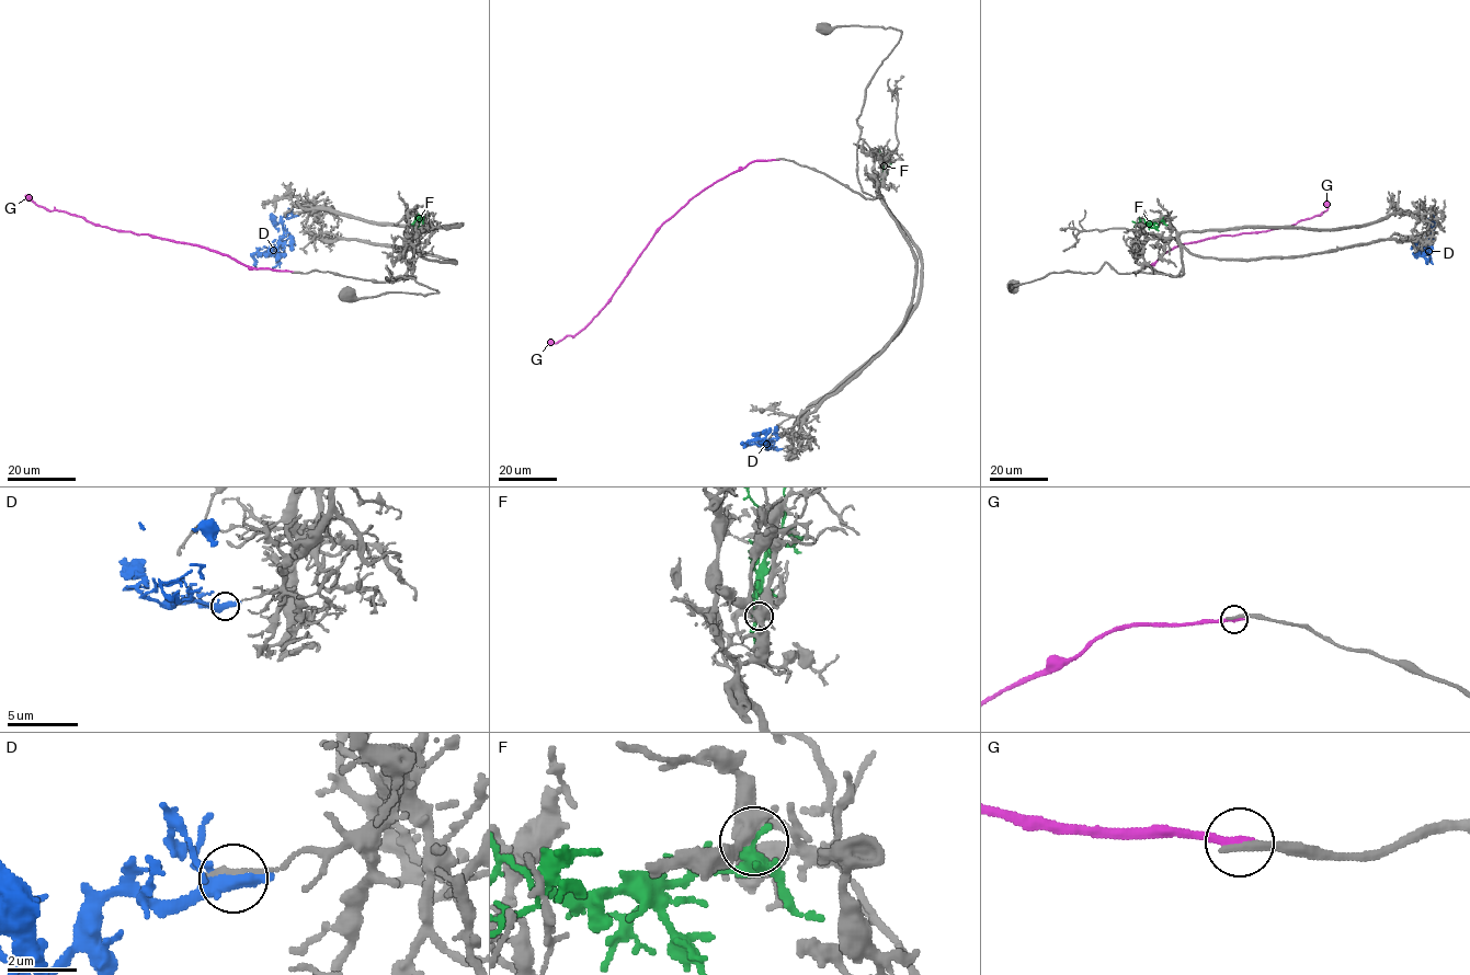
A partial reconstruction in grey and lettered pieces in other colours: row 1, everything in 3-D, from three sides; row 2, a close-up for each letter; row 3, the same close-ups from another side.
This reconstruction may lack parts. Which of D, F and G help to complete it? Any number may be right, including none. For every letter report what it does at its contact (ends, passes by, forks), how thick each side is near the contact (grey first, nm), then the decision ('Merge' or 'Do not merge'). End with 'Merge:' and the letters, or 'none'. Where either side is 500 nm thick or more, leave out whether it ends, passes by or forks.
D: It passes by. Thickness 170 nm (grey) against 440 nm. Do not merge
F: It forks there. Thickness 400 nm (grey) against 280 nm. Do not merge
G: It ends there. Thickness 280 nm (grey) against 320 nm. Do not merge
Merge: none

